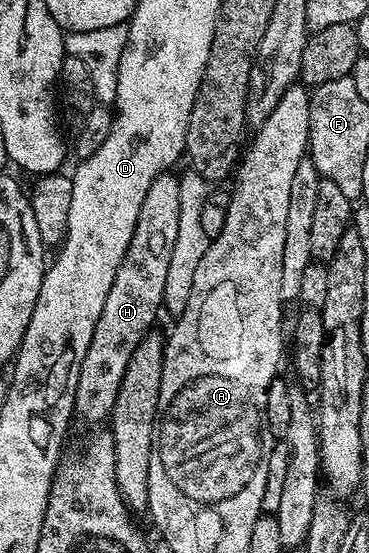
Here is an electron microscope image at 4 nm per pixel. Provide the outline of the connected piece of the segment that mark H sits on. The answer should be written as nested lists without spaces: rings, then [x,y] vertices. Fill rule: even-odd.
[[[164,173],[149,185],[149,193],[145,193],[145,201],[141,201],[141,213],[137,213],[137,225],[133,225],[133,237],[129,241],[129,249],[125,249],[125,257],[121,257],[121,265],[117,265],[117,277],[109,289],[109,297],[105,297],[105,305],[101,308],[101,317],[97,317],[97,329],[93,329],[93,341],[89,341],[89,353],[85,353],[85,361],[81,361],[81,377],[75,394],[75,415],[87,423],[99,423],[108,418],[117,401],[117,391],[121,389],[121,379],[125,377],[125,369],[133,351],[156,326],[155,314],[160,314],[165,293],[165,277],[169,273],[169,261],[173,258],[173,244],[177,242],[177,221],[185,217],[183,211],[183,187],[175,173]]]

